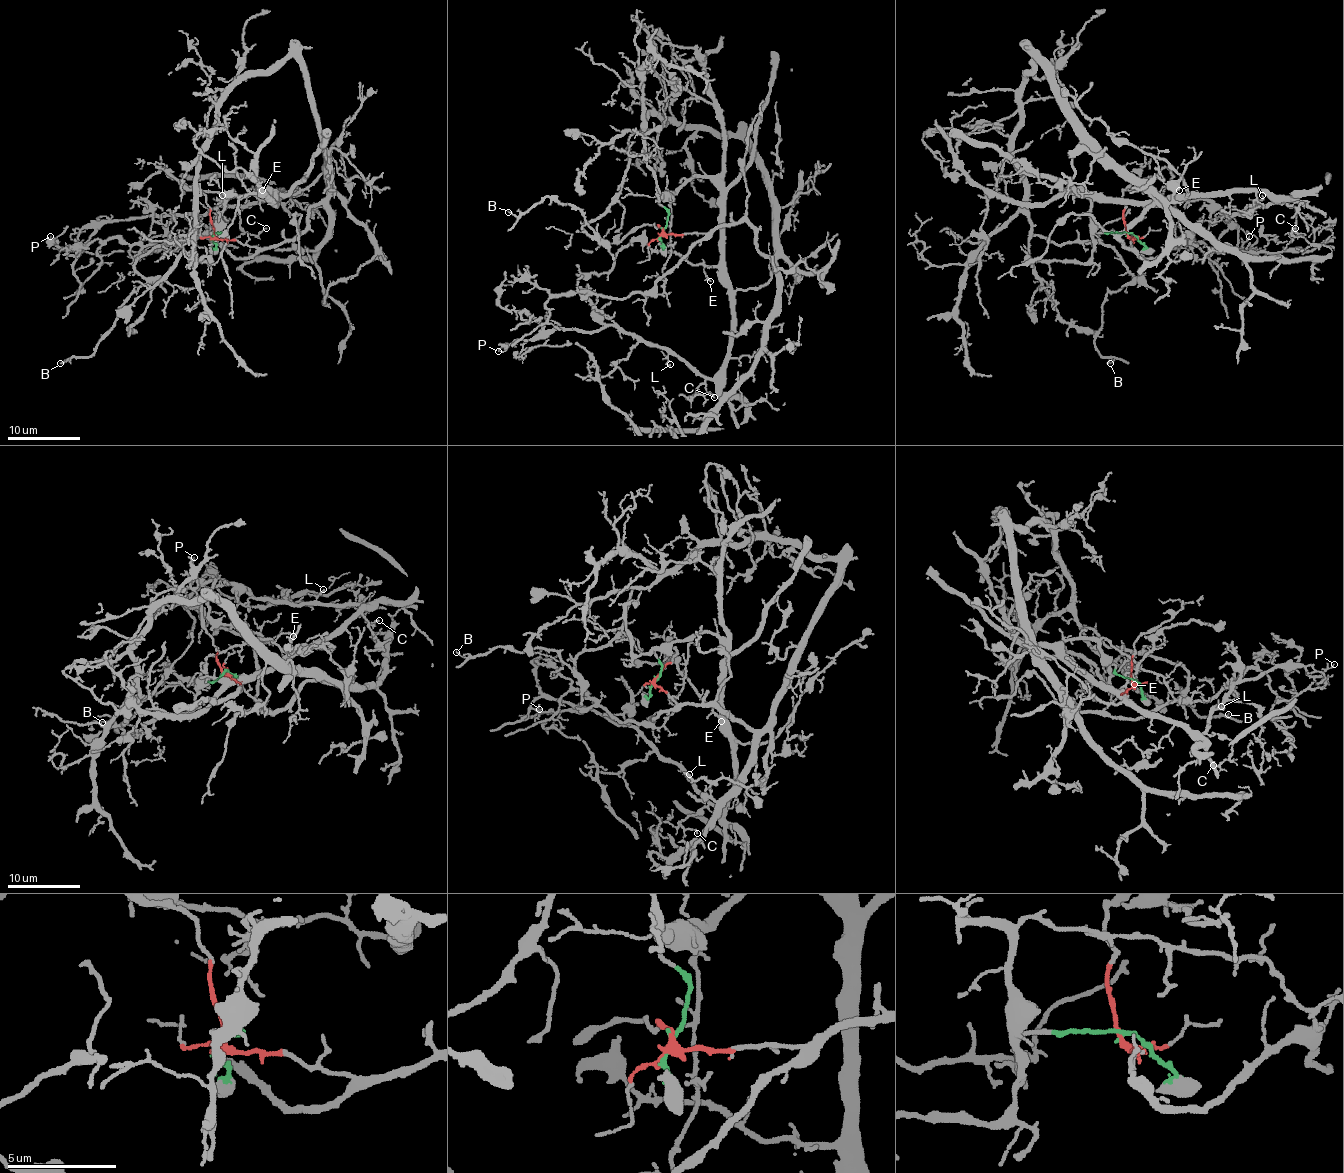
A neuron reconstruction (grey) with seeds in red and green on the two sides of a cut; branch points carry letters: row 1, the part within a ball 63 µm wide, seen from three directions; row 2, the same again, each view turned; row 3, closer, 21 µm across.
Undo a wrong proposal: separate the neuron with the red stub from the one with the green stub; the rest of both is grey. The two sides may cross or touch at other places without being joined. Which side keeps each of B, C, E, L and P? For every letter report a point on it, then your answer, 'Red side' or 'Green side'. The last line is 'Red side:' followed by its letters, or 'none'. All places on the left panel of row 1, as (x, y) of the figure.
B: Place: (60, 363). Red side
C: Place: (266, 228). Green side
E: Place: (262, 190). Green side
L: Place: (222, 195). Green side
P: Place: (50, 236). Green side
Red side: B

